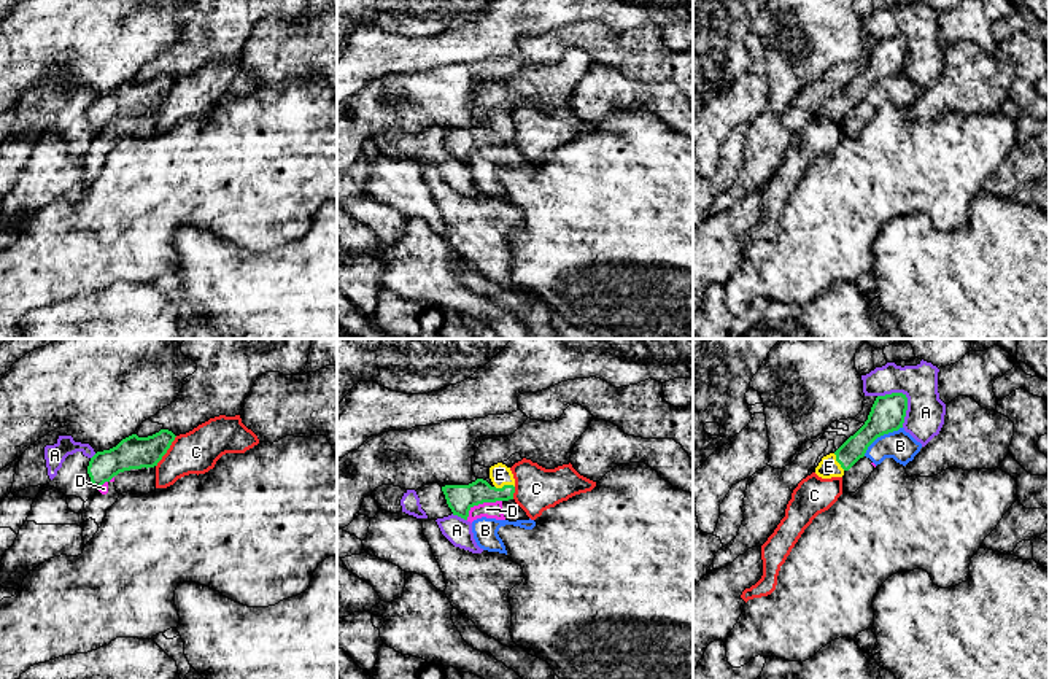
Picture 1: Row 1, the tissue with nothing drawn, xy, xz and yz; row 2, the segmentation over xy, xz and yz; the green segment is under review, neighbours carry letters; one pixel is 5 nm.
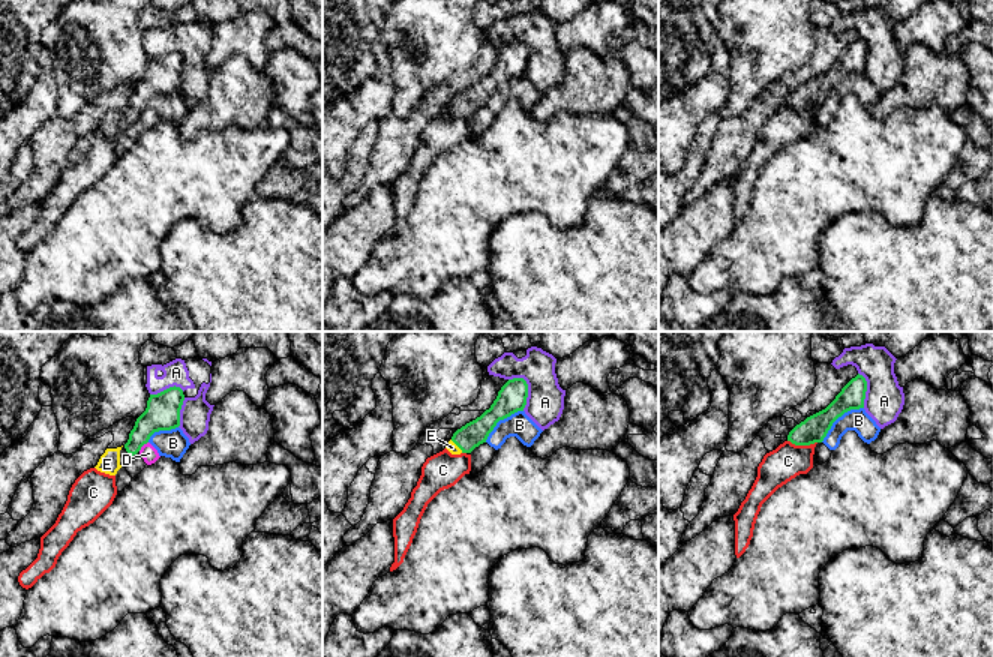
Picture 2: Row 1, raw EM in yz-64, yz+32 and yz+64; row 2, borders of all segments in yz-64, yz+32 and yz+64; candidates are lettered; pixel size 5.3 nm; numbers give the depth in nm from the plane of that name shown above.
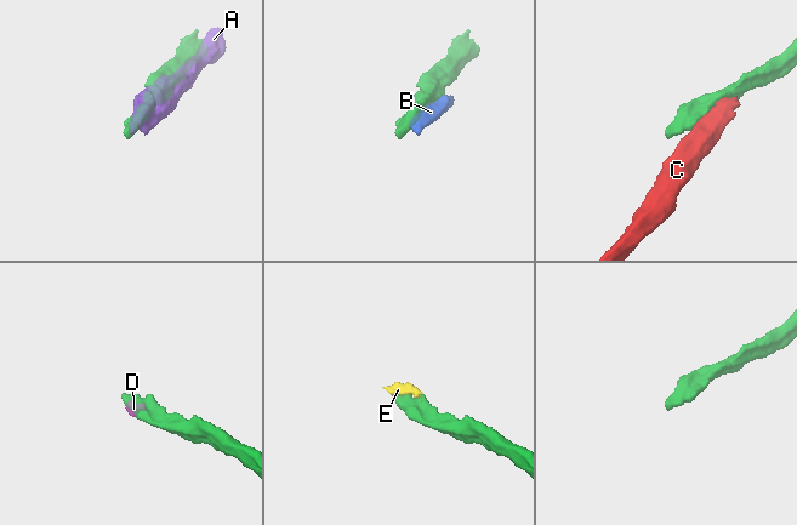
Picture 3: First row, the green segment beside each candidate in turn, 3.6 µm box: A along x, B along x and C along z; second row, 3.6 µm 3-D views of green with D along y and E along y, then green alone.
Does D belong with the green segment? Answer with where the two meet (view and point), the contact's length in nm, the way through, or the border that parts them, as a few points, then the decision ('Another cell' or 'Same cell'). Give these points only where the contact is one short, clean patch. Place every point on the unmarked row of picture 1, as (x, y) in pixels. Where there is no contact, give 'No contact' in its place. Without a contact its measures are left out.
Touches green at xz (480, 147). Shared border 200 nm. Boundary: xz (501, 143), (476, 148), (466, 162). Another cell

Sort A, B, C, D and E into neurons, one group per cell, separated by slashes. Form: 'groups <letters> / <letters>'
groups A / B D / C / E

